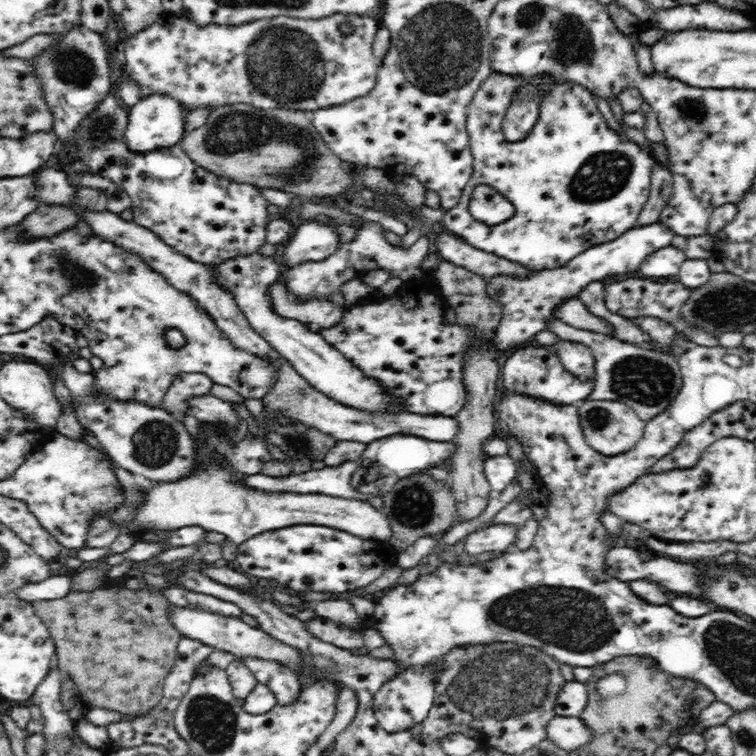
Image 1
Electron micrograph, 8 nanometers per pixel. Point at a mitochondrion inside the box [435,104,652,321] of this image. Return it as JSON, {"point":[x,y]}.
{"point":[601,176]}

